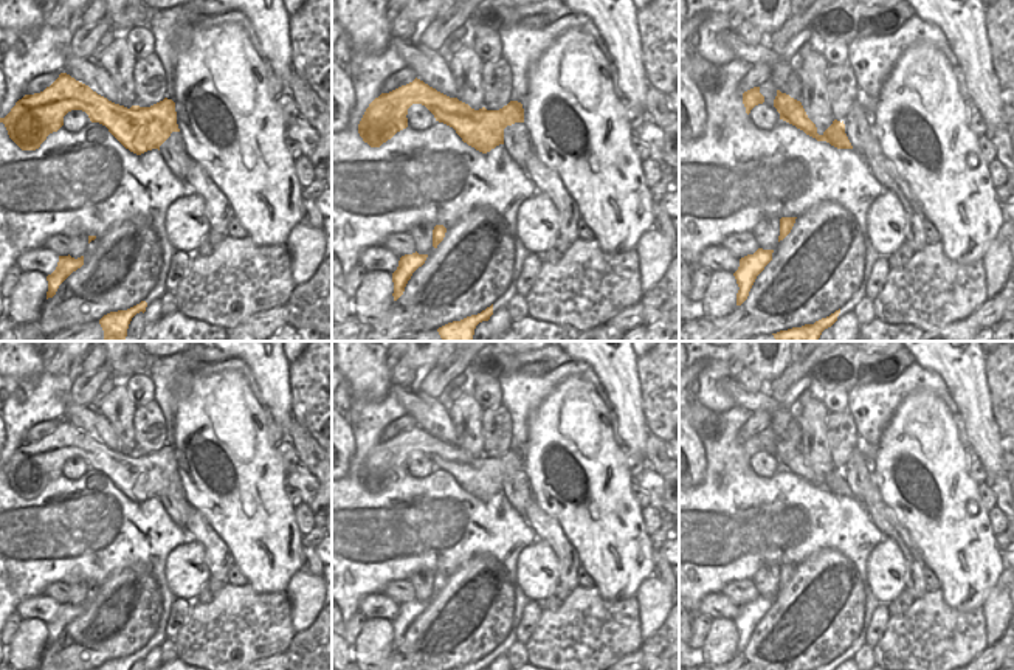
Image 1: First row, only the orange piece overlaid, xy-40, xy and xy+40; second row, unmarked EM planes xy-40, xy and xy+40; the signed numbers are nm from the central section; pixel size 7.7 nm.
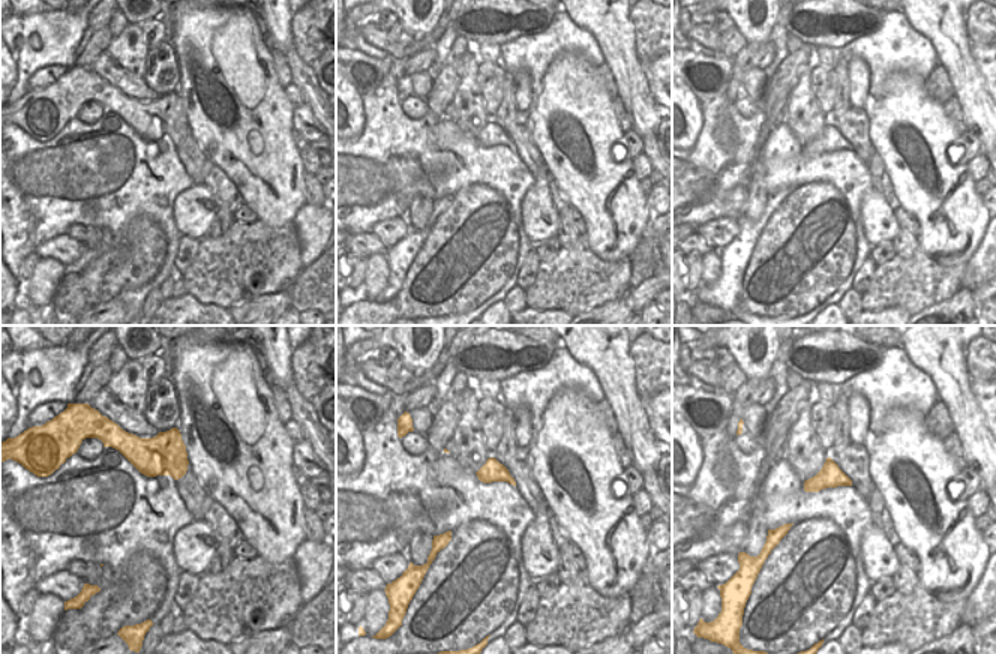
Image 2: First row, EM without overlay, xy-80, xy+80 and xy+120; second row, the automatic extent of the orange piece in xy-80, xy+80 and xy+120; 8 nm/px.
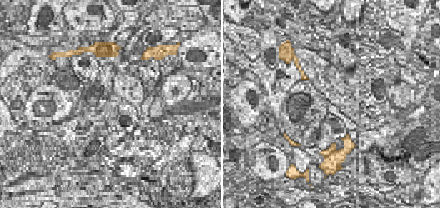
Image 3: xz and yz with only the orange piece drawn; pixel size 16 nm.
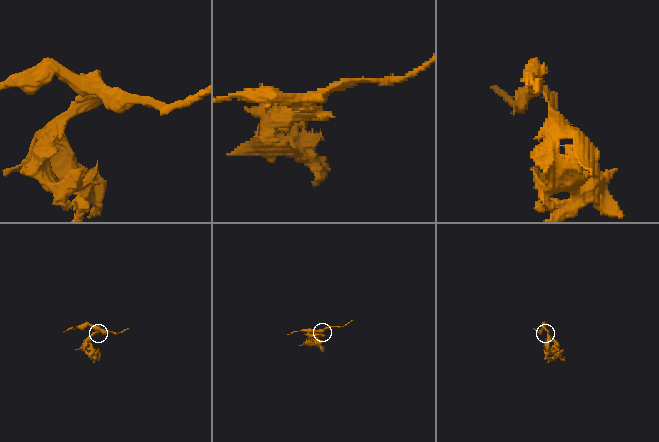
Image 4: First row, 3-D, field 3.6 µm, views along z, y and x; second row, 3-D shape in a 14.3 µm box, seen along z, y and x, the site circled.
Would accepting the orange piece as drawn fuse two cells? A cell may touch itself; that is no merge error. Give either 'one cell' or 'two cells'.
two cells

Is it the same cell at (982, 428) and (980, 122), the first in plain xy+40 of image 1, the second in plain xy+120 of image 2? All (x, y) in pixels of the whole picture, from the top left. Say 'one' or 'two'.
one

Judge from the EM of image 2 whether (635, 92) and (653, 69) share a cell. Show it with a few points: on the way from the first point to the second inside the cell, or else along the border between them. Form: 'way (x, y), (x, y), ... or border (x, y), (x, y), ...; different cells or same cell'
border (642, 66), (648, 89), (656, 102); different cells

